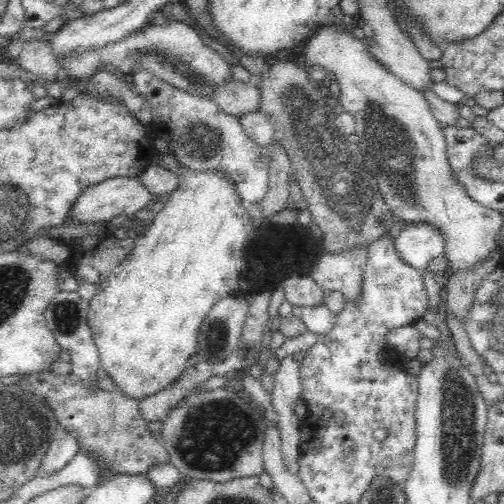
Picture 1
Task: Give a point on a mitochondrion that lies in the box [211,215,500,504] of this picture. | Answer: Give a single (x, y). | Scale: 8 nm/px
(458, 444)

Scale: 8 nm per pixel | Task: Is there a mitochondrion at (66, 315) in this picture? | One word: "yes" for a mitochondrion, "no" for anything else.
yes

